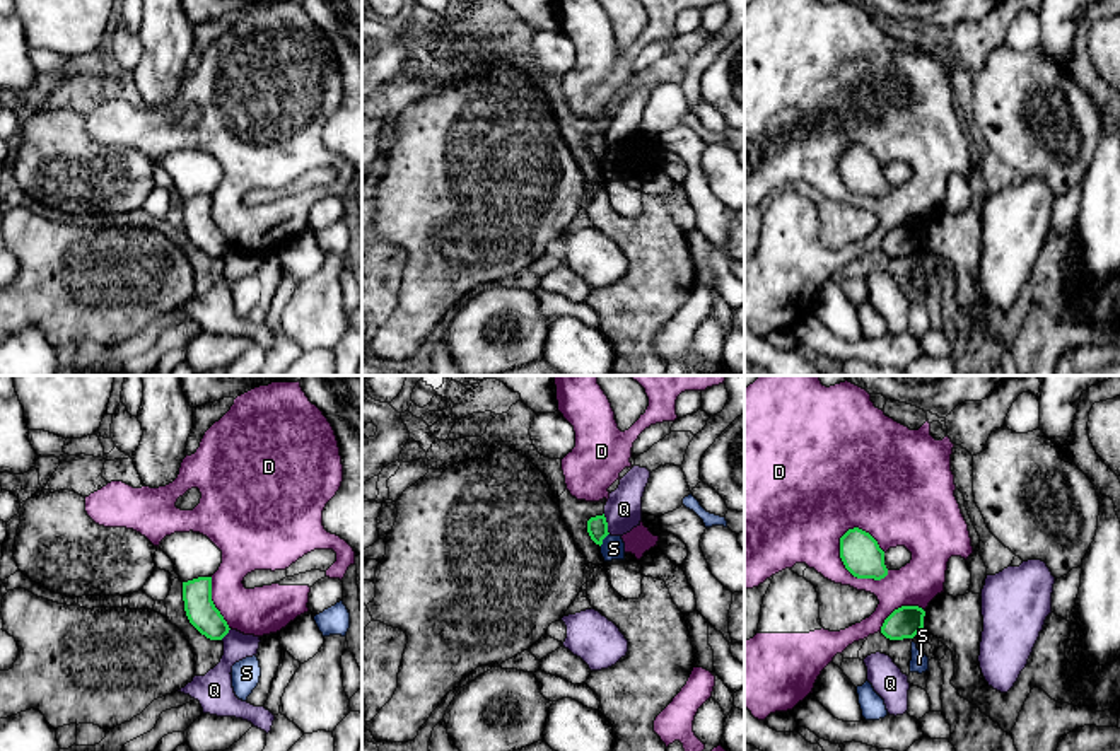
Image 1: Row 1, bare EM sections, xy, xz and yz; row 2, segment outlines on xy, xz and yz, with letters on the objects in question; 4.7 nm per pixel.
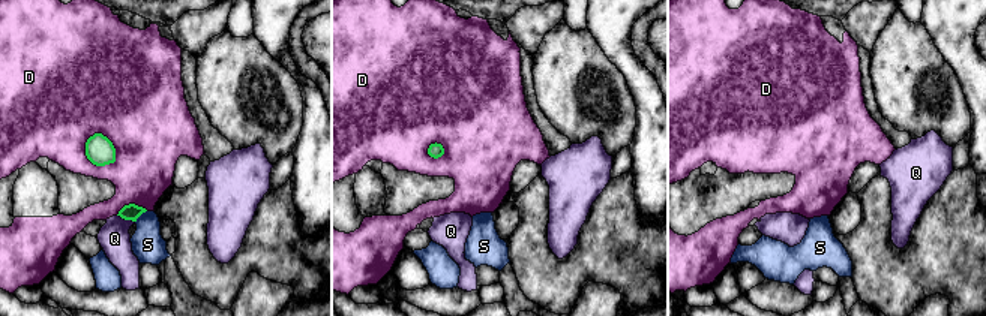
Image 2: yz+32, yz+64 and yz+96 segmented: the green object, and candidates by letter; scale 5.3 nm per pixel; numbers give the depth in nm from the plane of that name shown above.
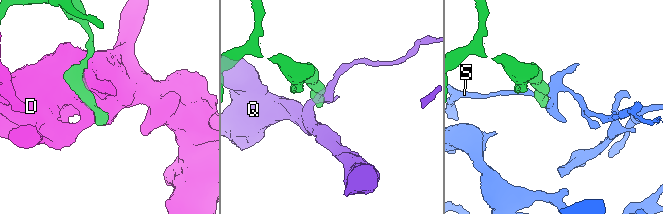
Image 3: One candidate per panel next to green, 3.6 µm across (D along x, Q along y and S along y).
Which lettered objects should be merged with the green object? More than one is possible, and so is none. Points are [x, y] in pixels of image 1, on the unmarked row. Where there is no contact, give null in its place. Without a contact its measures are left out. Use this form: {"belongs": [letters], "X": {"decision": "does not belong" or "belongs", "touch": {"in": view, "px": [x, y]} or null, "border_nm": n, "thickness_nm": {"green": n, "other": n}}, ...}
{"belongs": [], "D": {"decision": "does not belong", "touch": {"in": "yz", "px": [852, 192]}, "border_nm": 300, "thickness_nm": {"green": 190, "other": 260}}, "Q": {"decision": "does not belong", "touch": {"in": "xz", "px": [606, 142]}, "border_nm": 100, "thickness_nm": {"green": 100, "other": 180}}, "S": {"decision": "does not belong", "touch": {"in": "xz", "px": [603, 156]}, "border_nm": 80, "thickness_nm": {"green": 100, "other": 110}}}

